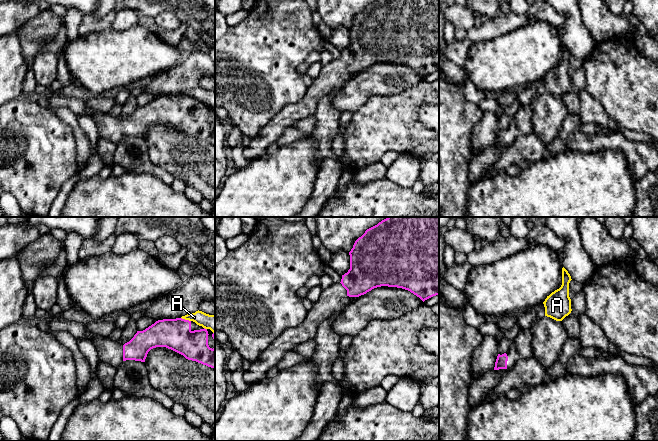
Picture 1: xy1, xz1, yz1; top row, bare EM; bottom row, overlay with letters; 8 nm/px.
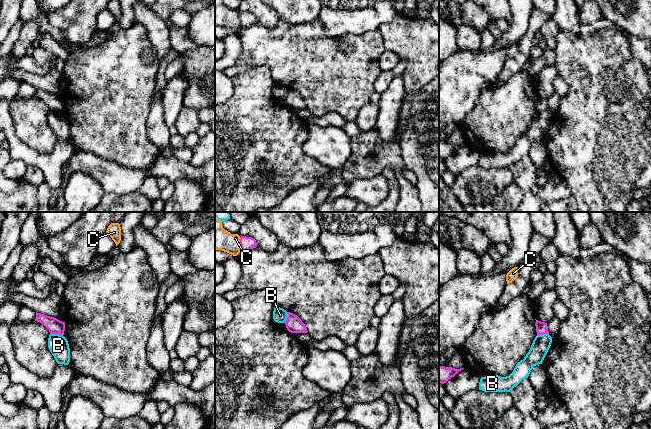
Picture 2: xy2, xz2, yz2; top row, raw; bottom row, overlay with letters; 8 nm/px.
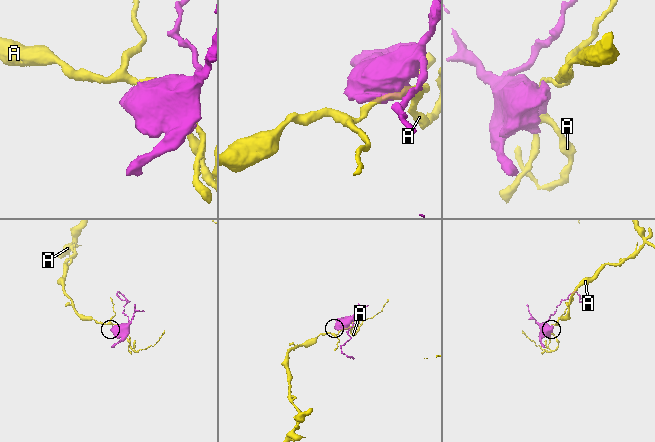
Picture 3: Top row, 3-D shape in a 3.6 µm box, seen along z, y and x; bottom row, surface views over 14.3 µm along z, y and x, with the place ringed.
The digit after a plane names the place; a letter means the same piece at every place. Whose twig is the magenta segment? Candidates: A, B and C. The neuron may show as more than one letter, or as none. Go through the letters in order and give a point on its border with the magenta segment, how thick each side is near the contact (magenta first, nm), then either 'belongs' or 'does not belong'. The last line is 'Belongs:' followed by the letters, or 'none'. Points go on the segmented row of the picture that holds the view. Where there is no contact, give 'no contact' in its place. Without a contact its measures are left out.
A: meets magenta in xy1 at (186, 320); 260 nm thick on the magenta side, 130 nm on the other; does not belong
B: meets magenta in xy2 at (56, 333); 120 nm thick on the magenta side, 160 nm on the other; does not belong
C: meets magenta in xz2 at (240, 244); 110 nm thick on the magenta side, 200 nm on the other; does not belong
Belongs: none

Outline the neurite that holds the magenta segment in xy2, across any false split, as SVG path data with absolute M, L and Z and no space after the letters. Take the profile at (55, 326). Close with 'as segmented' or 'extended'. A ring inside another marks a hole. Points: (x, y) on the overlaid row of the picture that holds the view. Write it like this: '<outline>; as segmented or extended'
M37 312L35 321L44 325L49 330L50 334L64 335L65 322Z; as segmented

